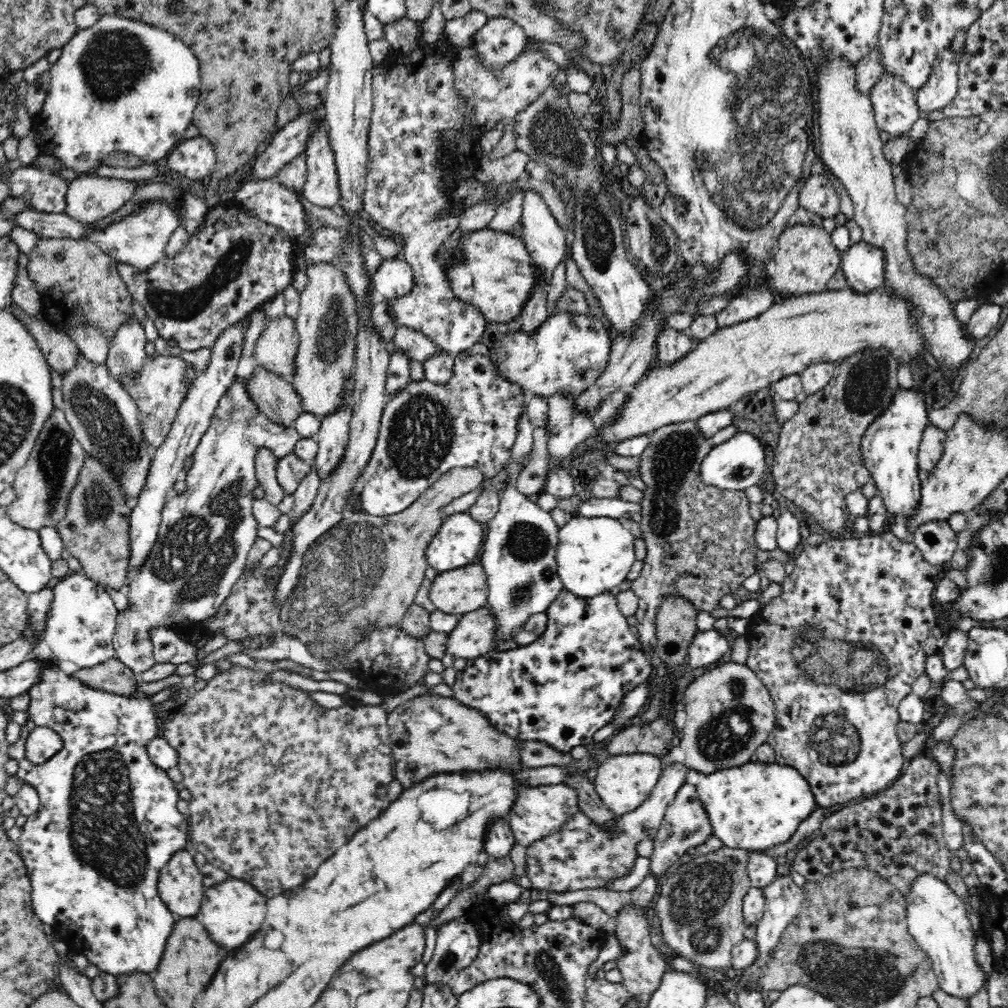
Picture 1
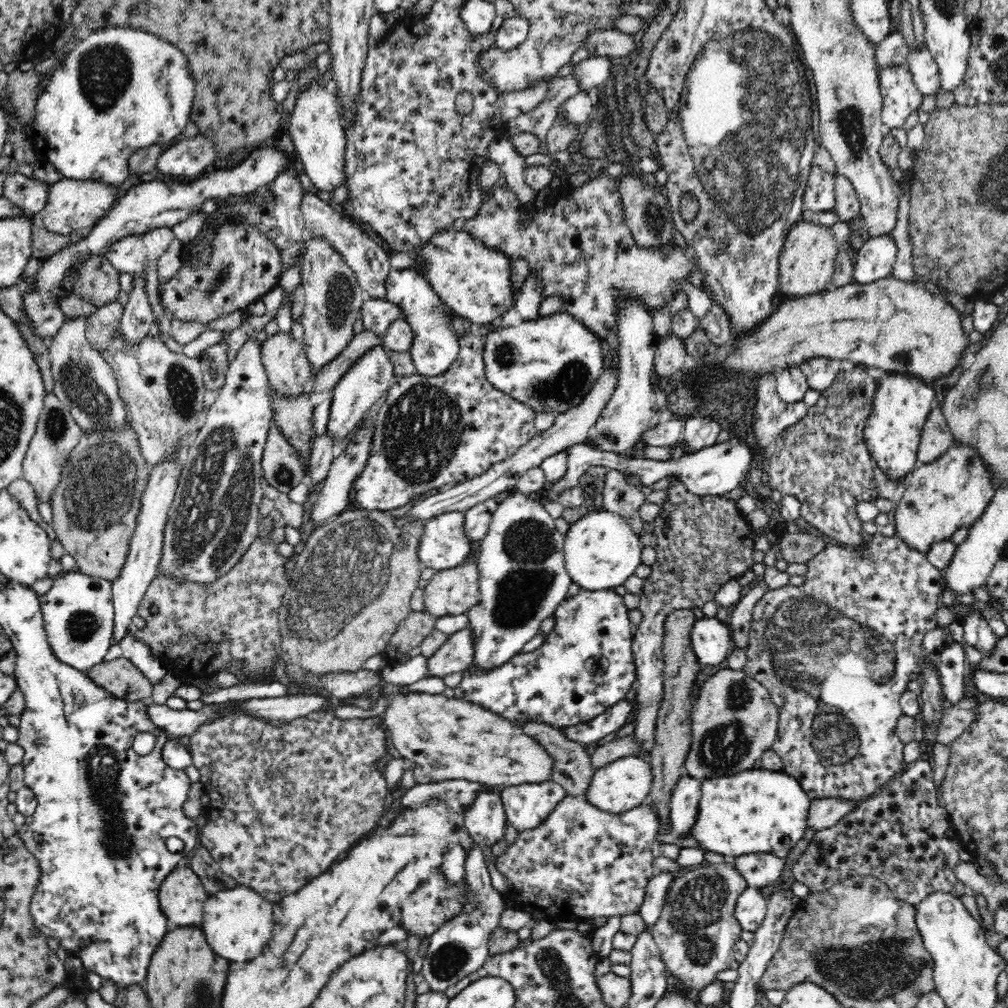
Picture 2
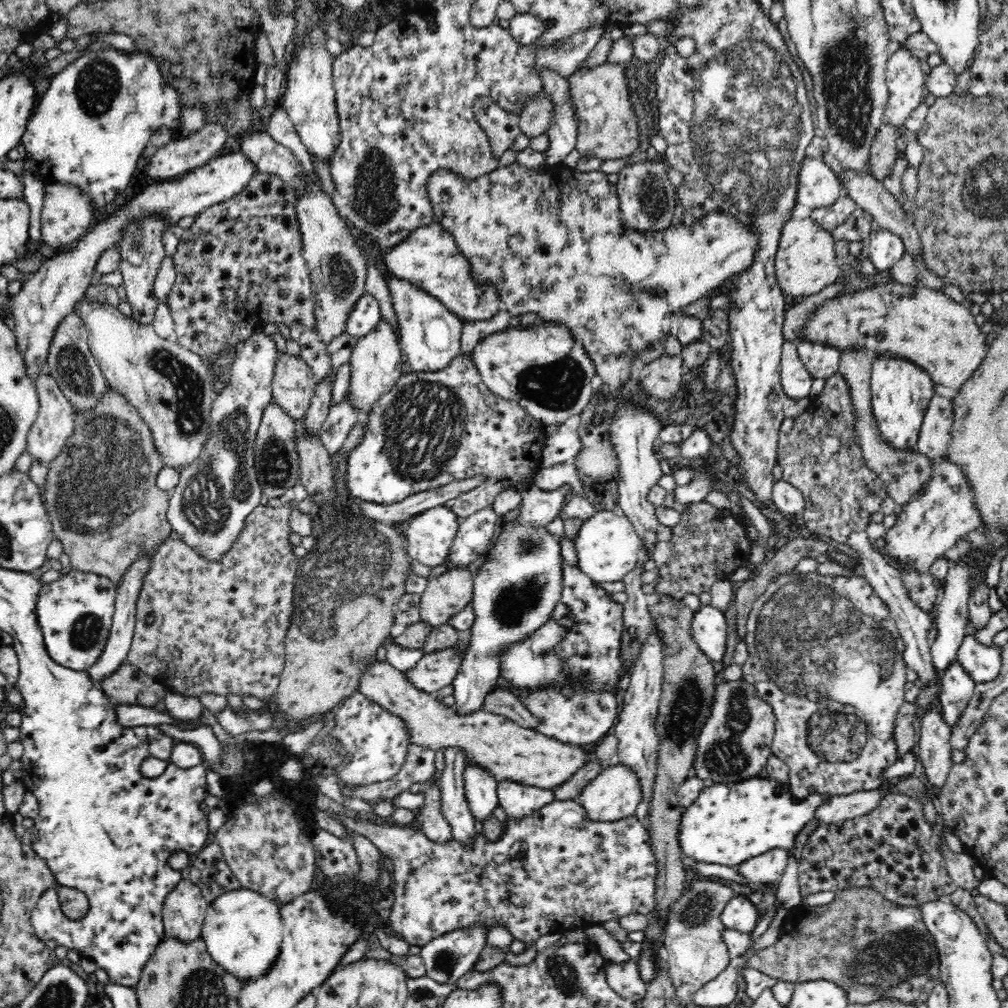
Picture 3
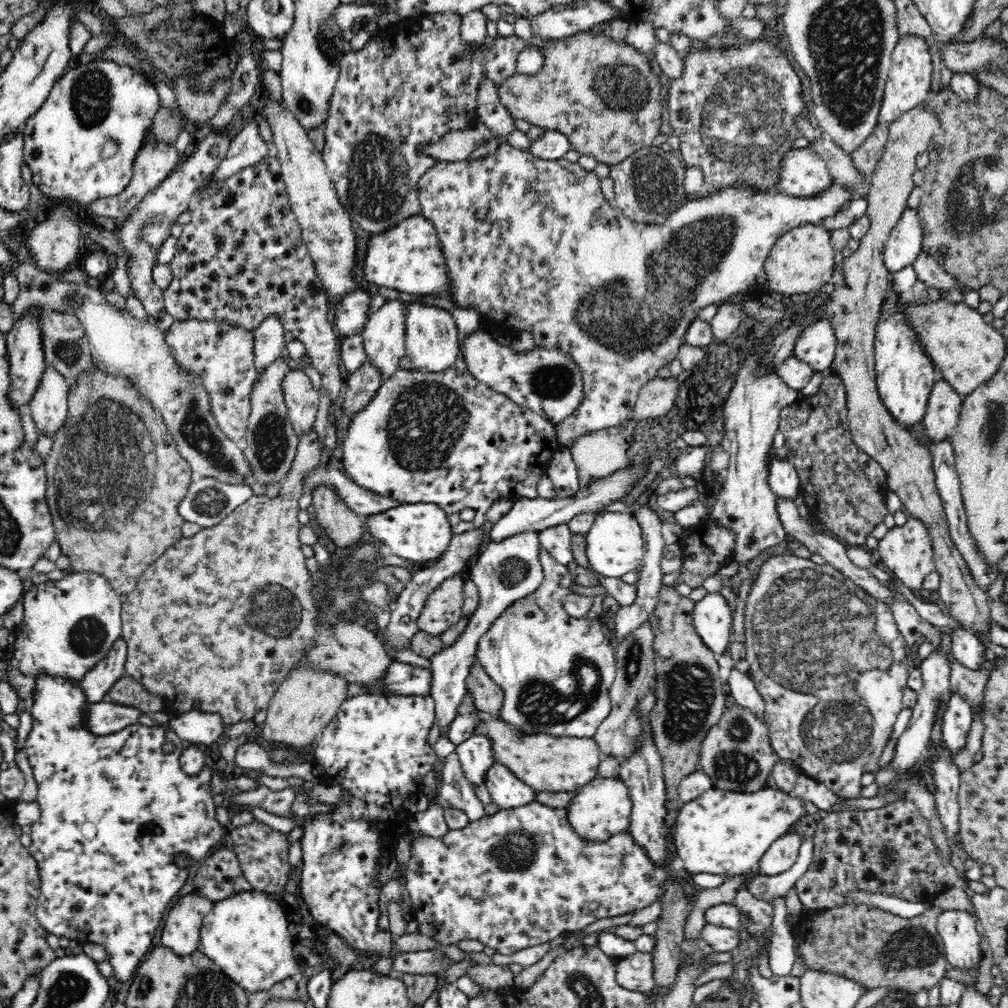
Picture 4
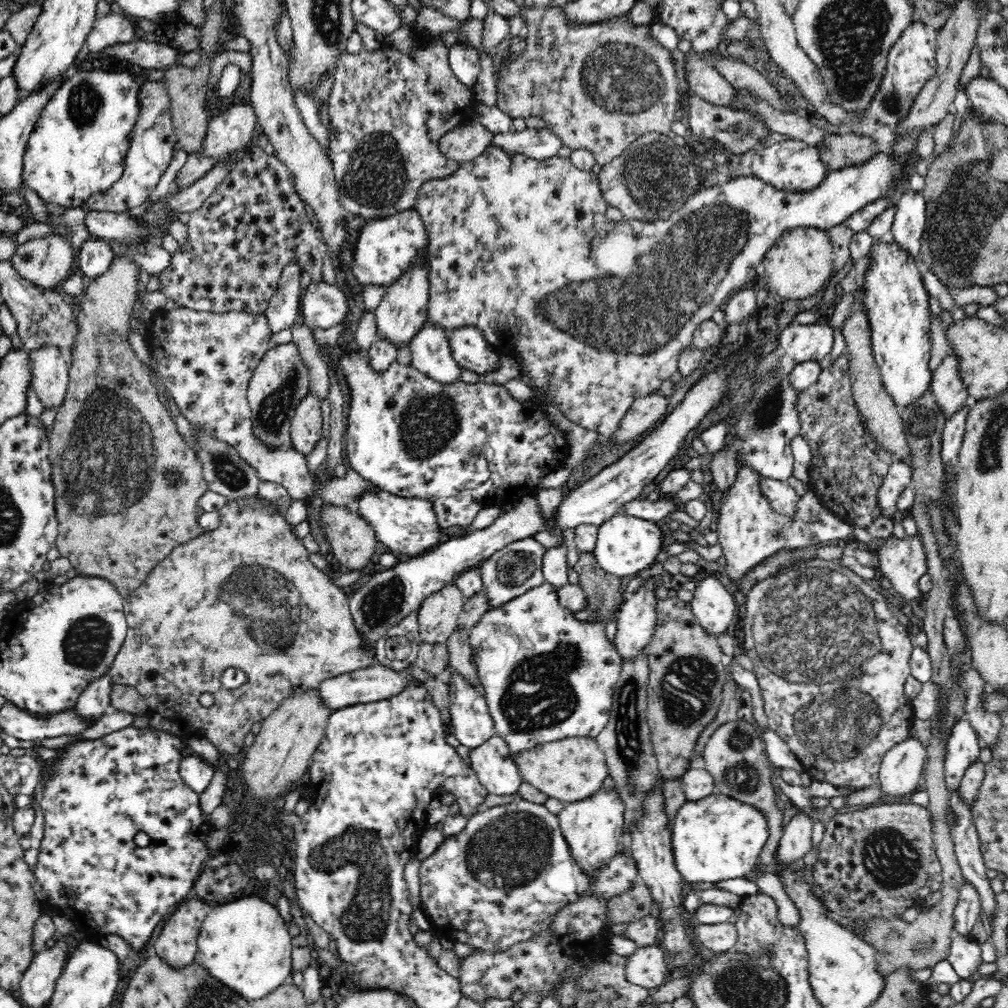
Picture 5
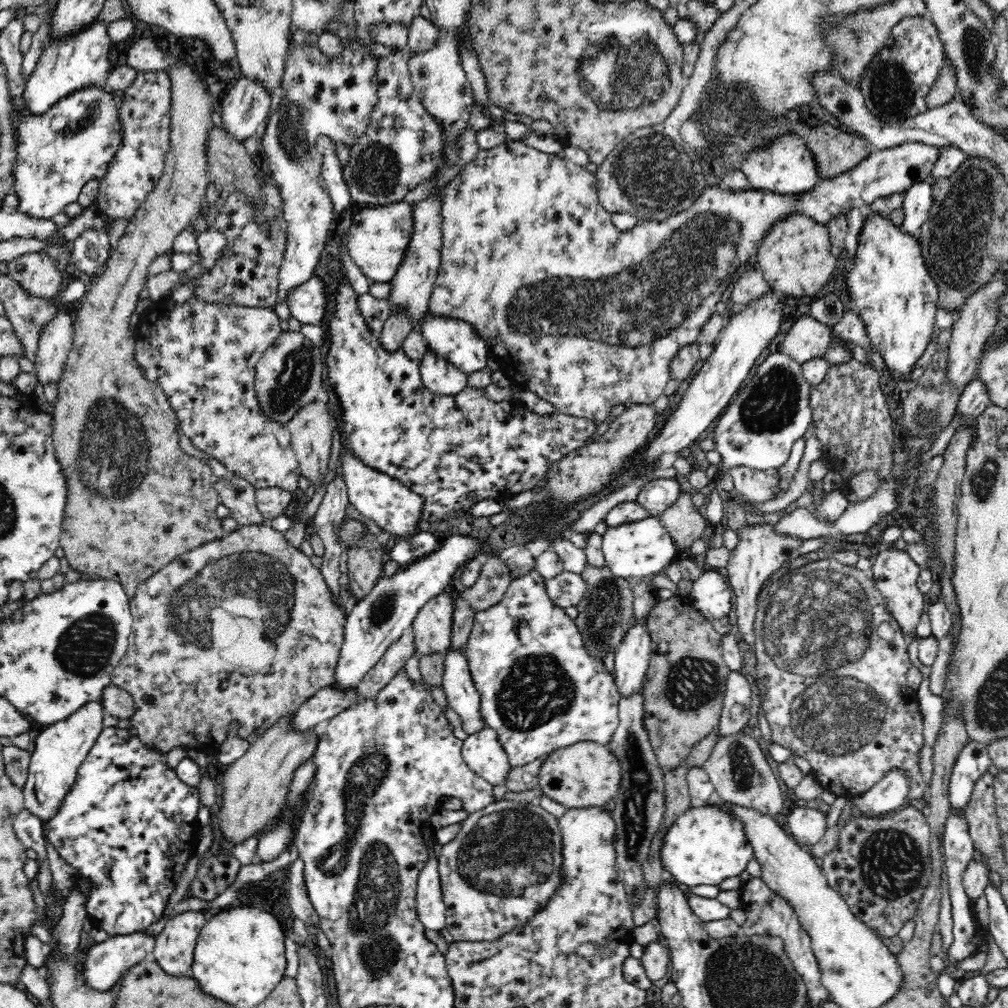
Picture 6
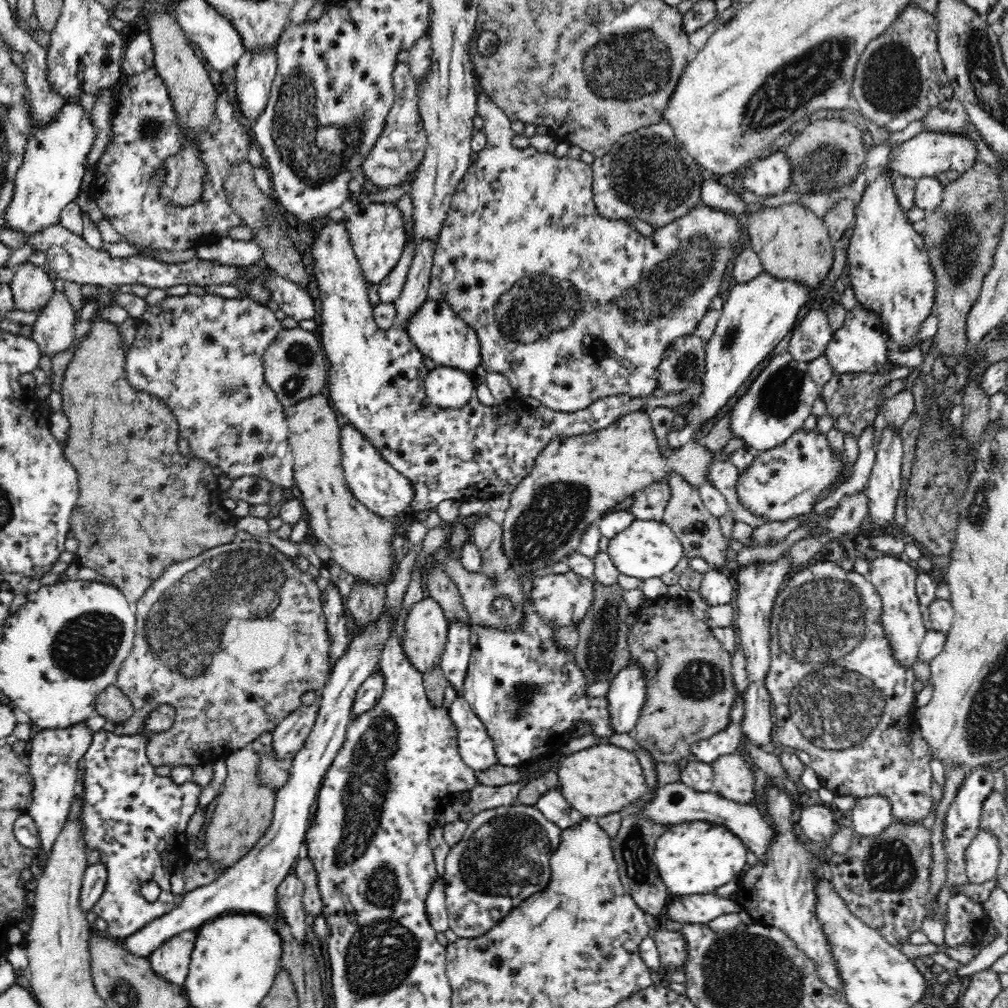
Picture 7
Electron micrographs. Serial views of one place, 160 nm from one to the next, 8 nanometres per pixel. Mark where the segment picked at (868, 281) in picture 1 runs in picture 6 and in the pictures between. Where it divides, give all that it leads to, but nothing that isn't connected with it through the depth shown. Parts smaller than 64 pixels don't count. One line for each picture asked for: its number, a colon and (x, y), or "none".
2: (875, 259)
3: (884, 249)
4: (904, 243)
5: (908, 230)
6: (917, 202)

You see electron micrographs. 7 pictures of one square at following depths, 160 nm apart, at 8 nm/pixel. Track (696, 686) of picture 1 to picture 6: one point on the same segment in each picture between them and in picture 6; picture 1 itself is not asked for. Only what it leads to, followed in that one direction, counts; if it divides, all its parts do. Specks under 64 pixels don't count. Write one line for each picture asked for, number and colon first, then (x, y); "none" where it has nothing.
2: (734, 721)
3: (735, 742)
4: (736, 754)
5: (735, 756)
6: (737, 766)

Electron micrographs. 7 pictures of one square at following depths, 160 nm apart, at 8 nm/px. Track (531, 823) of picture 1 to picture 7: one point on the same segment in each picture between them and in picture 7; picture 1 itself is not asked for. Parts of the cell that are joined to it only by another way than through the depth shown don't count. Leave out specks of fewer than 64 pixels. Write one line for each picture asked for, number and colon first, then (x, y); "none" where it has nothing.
2: (527, 806)
3: (519, 801)
4: (507, 790)
5: (493, 764)
6: (483, 753)
7: (476, 748)

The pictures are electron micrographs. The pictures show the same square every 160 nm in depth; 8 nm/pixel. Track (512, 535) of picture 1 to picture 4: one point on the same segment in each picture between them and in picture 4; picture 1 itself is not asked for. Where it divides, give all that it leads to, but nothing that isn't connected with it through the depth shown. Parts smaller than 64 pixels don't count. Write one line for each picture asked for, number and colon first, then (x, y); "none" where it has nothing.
2: (522, 580)
3: (518, 585)
4: (467, 718)

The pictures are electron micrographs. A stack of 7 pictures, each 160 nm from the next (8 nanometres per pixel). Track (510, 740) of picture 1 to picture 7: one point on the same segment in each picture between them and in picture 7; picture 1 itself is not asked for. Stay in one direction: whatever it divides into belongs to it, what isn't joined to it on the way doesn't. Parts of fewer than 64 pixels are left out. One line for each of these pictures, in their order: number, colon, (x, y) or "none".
2: (447, 738)
3: (511, 753)
4: (221, 618)
5: (245, 595)
6: (195, 666)
7: (246, 605)

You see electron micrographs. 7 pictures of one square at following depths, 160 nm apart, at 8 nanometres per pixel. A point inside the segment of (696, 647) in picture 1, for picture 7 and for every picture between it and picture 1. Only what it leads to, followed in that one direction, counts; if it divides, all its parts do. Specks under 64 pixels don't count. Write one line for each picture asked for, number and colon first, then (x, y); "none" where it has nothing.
2: (711, 641)
3: (709, 631)
4: (712, 617)
5: (714, 608)
6: (712, 597)
7: (716, 588)

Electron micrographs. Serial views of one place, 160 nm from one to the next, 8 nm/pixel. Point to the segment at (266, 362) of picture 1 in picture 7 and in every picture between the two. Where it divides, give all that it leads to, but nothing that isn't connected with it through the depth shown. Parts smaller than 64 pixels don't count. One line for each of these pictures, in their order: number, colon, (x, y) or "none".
2: (288, 370)
3: (293, 382)
4: (301, 398)
5: (306, 425)
6: (311, 430)
7: (359, 540)

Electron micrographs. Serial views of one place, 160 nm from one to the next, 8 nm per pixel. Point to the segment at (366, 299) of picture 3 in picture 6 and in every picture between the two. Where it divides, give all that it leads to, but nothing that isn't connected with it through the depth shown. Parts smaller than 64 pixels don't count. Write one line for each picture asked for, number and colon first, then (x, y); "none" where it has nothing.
4: (349, 317)
5: (324, 305)
6: (308, 302)

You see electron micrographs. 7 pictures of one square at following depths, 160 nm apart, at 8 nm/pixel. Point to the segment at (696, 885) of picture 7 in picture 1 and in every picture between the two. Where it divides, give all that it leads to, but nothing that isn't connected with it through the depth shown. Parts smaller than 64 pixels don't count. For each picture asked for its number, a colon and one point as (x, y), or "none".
1: (754, 806)
2: (753, 811)
3: (728, 824)
4: (725, 832)
5: (717, 837)
6: (707, 844)

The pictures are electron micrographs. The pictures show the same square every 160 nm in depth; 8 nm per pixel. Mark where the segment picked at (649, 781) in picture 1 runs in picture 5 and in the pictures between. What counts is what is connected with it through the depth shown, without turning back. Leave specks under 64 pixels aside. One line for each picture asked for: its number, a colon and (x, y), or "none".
2: (622, 785)
3: (616, 792)
4: (601, 808)
5: (592, 826)

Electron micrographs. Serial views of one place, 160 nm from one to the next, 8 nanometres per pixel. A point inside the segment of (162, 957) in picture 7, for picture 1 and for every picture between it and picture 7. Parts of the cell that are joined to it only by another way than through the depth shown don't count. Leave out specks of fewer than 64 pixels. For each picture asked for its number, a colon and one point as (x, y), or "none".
1: (180, 886)
2: (182, 896)
3: (183, 912)
4: (182, 930)
5: (177, 943)
6: (174, 947)

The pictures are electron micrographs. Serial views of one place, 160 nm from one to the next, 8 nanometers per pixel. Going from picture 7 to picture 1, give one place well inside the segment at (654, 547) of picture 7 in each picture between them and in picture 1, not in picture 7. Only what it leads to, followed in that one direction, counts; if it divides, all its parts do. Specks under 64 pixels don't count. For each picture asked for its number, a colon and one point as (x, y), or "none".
1: (593, 555)
2: (601, 551)
3: (607, 545)
4: (614, 547)
5: (626, 546)
6: (632, 550)

